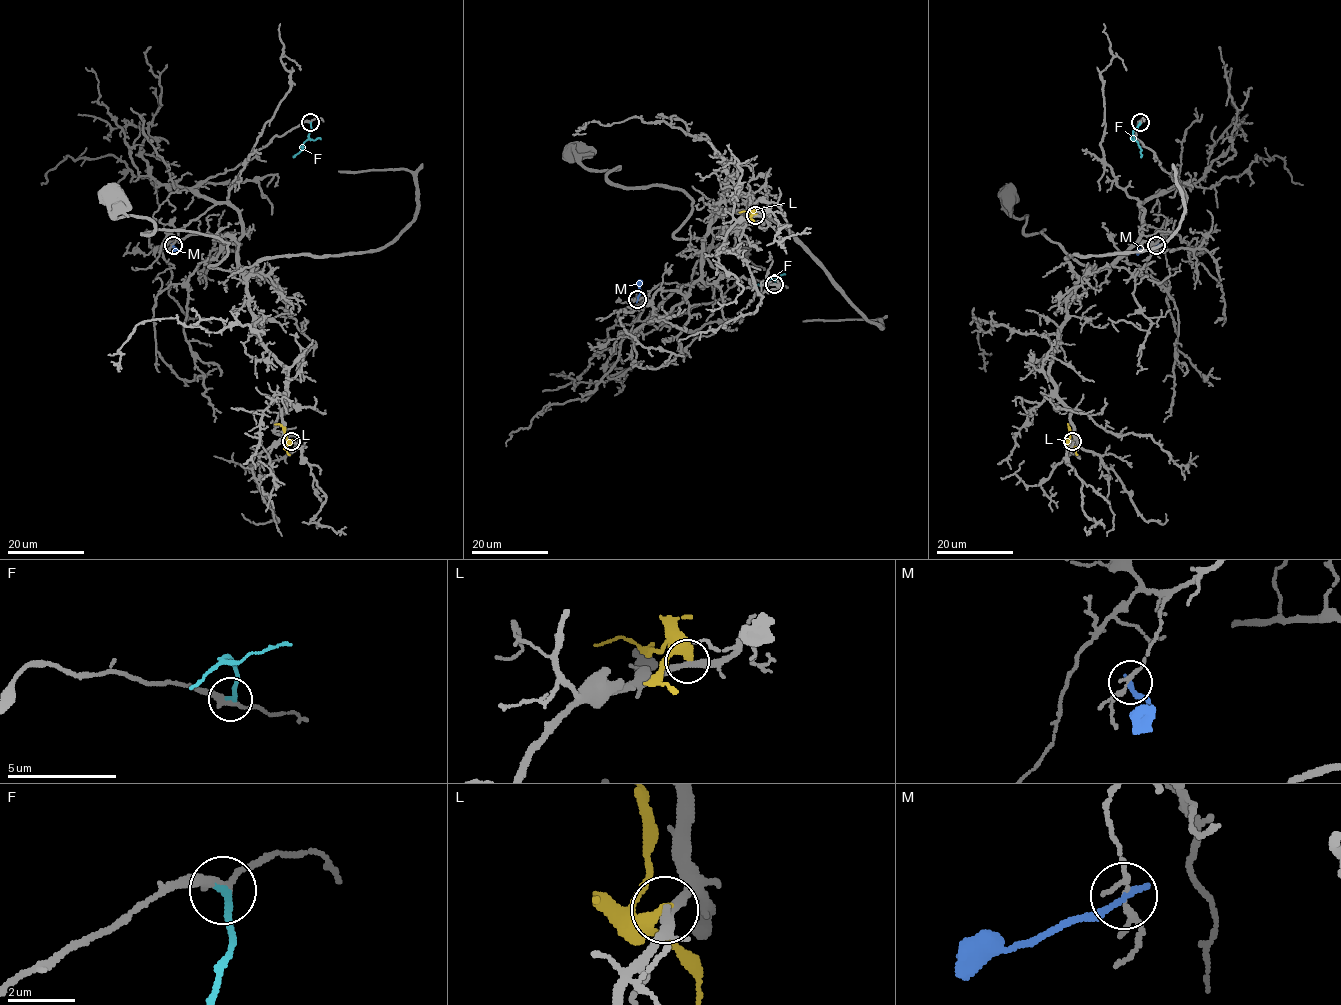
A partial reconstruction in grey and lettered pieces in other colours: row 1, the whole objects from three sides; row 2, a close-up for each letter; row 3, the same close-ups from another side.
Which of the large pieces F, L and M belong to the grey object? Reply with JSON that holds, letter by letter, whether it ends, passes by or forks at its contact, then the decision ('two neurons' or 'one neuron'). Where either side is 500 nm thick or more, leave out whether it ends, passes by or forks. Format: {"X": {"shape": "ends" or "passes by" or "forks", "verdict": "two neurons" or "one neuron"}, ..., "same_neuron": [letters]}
{"F": {"shape": "ends", "verdict": "one neuron"}, "L": {"shape": "ends", "verdict": "two neurons"}, "M": {"shape": "ends", "verdict": "two neurons"}, "same_neuron": ["F"]}

